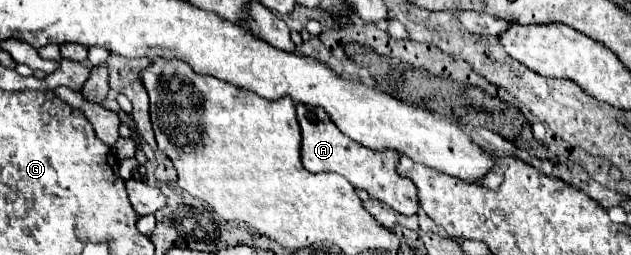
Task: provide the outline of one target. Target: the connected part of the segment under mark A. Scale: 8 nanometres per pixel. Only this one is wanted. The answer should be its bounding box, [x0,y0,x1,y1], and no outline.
[296,106,418,214]

